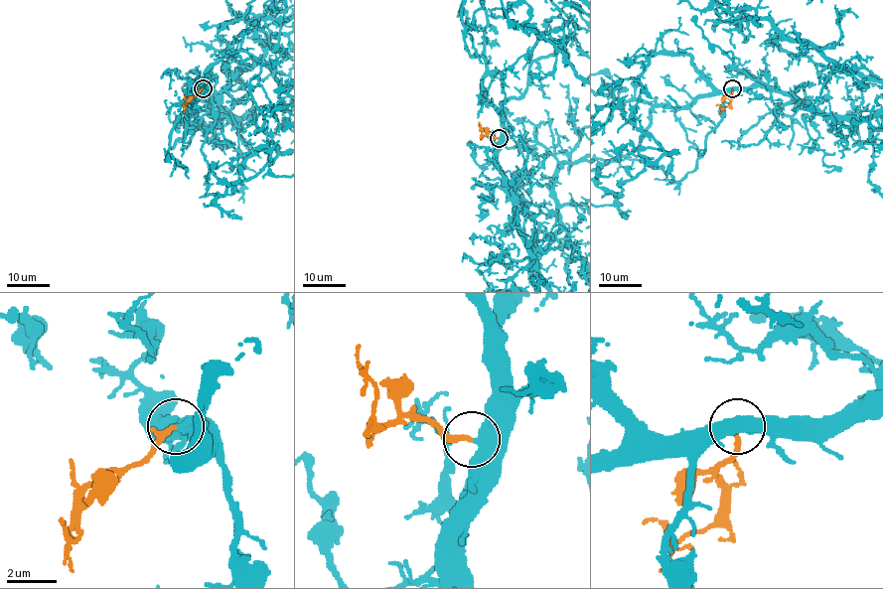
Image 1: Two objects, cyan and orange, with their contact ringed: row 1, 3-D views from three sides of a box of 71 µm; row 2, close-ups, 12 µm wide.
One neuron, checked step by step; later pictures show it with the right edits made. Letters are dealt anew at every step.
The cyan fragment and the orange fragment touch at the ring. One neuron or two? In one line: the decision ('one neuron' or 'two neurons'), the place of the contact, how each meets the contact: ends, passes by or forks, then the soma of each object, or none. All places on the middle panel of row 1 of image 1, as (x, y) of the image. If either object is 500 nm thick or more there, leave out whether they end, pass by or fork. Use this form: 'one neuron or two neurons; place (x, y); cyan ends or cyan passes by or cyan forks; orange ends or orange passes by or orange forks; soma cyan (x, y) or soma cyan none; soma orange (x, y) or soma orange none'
one neuron; place (499, 138); soma cyan none; soma orange none

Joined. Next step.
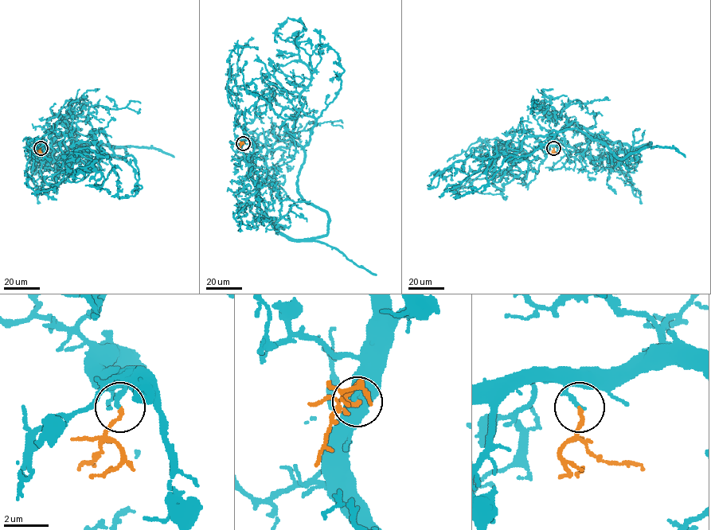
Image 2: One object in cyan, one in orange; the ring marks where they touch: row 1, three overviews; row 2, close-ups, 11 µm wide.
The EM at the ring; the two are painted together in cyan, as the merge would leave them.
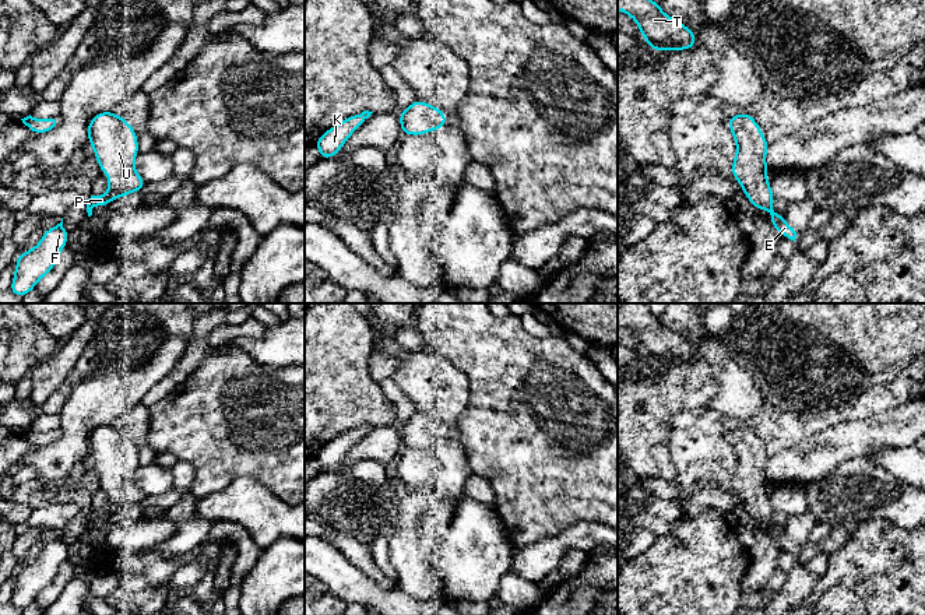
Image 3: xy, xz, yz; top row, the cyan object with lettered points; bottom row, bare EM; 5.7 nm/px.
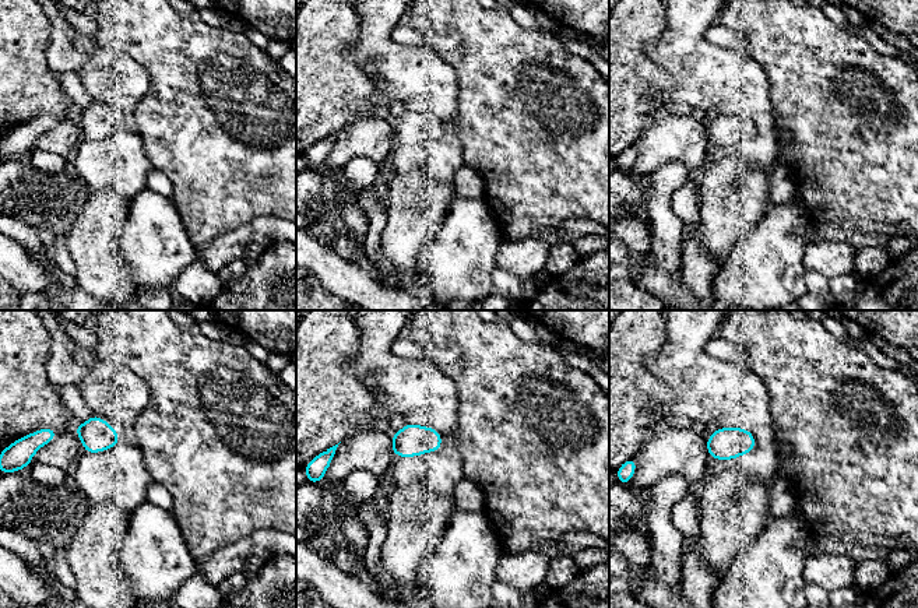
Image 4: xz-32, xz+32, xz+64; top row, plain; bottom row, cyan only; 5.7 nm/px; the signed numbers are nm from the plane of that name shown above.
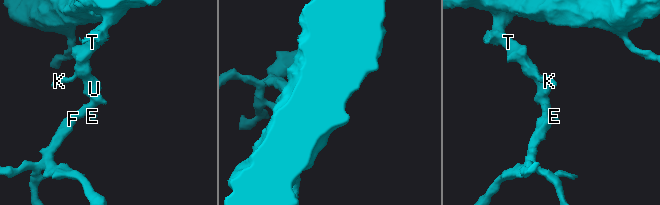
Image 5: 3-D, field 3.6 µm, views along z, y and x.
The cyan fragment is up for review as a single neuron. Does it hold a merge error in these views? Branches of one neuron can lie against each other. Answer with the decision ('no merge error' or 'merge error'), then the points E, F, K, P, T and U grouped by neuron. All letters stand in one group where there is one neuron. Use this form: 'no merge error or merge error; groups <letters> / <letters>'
no merge error; groups E F K P T U

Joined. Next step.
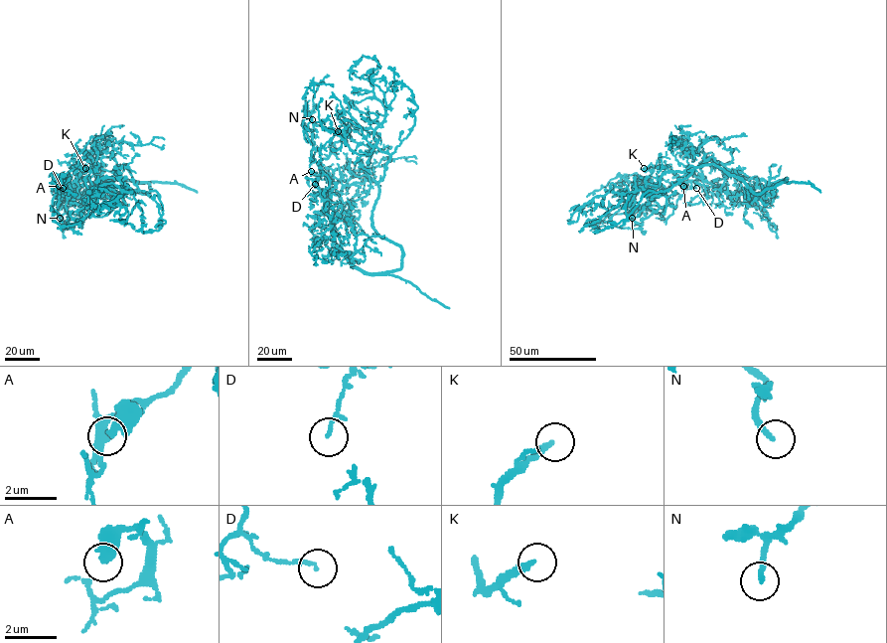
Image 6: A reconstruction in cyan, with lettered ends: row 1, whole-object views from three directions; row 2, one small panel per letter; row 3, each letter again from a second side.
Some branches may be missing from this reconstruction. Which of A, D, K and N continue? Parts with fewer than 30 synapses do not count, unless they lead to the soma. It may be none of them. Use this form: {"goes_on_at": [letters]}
{"goes_on_at": ["K", "N"]}

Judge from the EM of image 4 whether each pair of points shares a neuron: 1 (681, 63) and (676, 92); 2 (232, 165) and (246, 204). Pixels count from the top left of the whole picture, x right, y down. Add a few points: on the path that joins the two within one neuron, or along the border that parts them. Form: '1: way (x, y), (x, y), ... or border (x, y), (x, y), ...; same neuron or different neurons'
1: way (681, 70), (681, 85); same neuron
2: way (232, 175), (232, 190), (236, 194); same neuron

